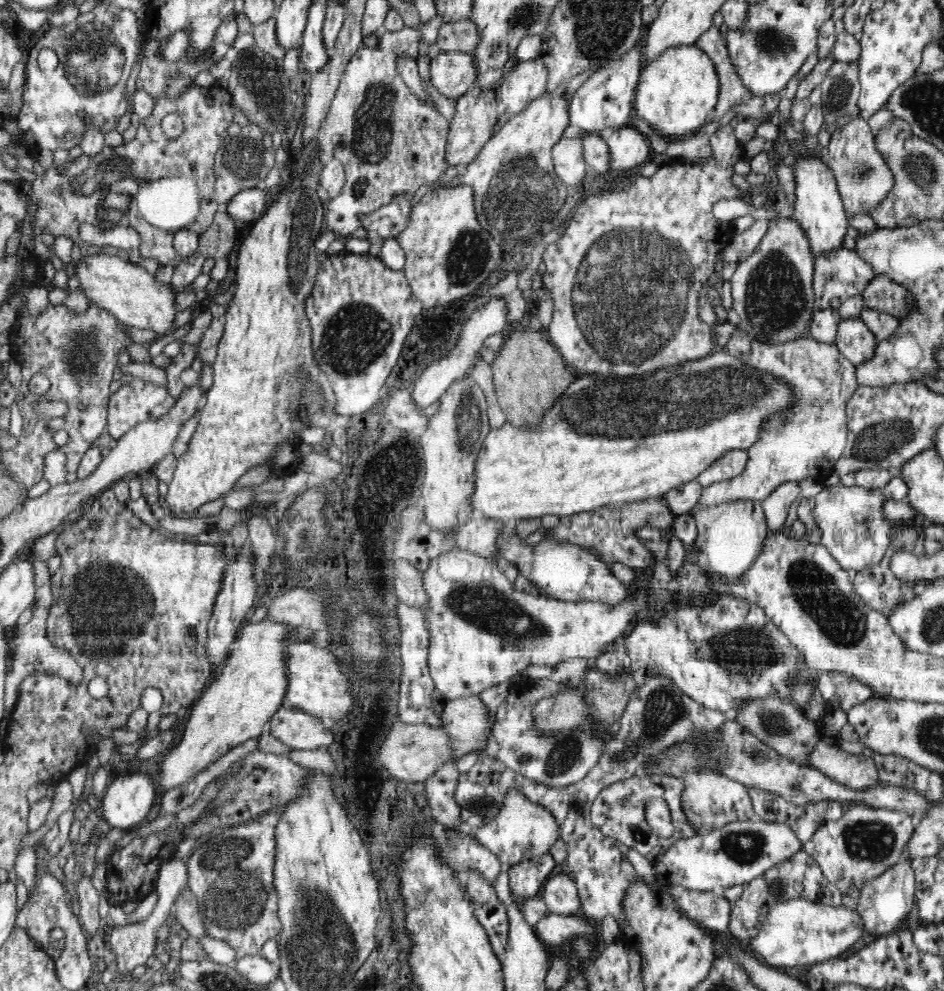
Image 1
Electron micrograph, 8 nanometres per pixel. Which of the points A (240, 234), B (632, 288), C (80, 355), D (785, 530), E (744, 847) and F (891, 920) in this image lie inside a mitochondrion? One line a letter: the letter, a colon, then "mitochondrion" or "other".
A: other
B: mitochondrion
C: mitochondrion
D: other
E: mitochondrion
F: other

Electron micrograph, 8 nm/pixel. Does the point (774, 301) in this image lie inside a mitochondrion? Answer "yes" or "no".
yes

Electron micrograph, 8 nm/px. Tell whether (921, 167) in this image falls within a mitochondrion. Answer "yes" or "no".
yes

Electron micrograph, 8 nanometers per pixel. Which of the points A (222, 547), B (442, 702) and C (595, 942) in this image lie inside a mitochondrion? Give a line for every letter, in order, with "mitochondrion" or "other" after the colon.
A: other
B: other
C: other

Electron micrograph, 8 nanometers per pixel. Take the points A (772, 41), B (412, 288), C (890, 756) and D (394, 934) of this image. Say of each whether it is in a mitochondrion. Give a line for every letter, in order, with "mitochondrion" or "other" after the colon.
A: mitochondrion
B: other
C: other
D: other

